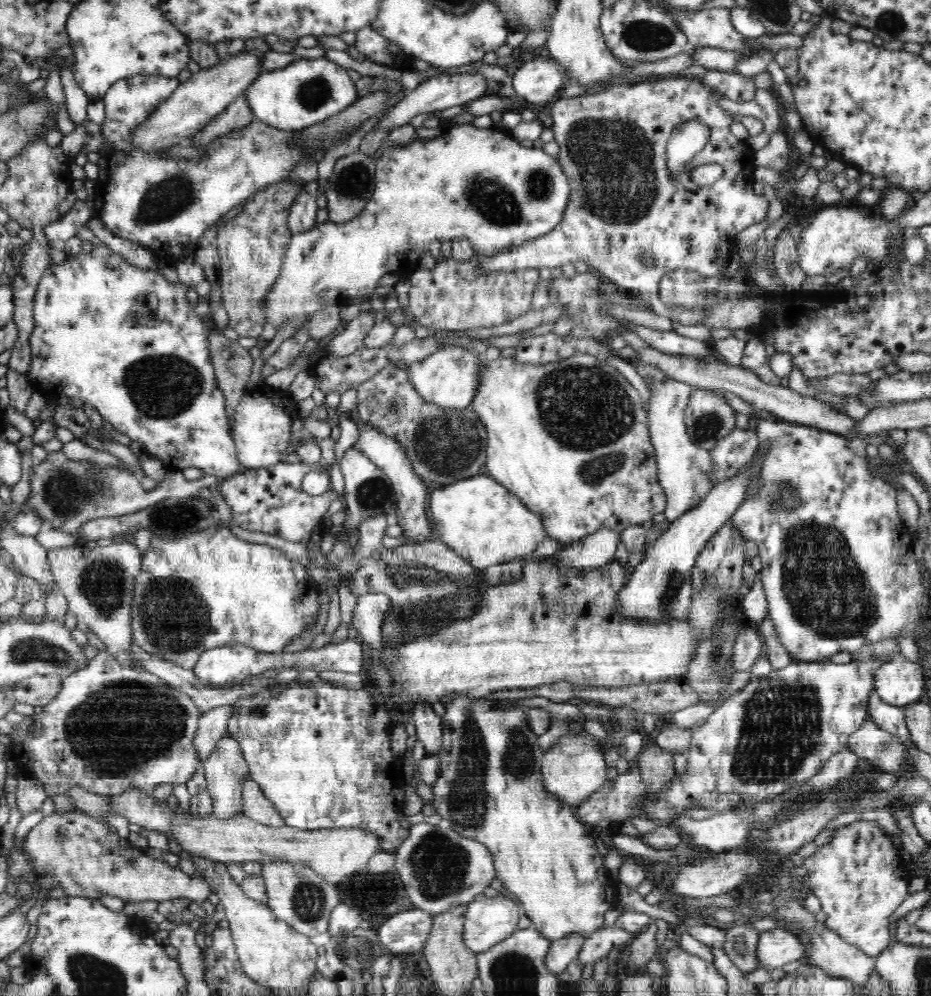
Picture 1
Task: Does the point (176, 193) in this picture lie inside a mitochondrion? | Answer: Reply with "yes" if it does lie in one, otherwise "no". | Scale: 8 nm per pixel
yes

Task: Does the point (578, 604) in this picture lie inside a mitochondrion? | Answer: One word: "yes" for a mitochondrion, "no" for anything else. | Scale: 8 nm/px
no

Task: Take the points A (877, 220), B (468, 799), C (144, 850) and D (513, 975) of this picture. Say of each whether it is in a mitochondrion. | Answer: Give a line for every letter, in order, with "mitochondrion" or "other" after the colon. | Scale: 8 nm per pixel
A: other
B: mitochondrion
C: other
D: mitochondrion

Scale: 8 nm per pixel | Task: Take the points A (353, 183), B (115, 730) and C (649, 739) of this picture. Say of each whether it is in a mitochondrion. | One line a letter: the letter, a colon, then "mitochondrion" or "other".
A: mitochondrion
B: mitochondrion
C: other

